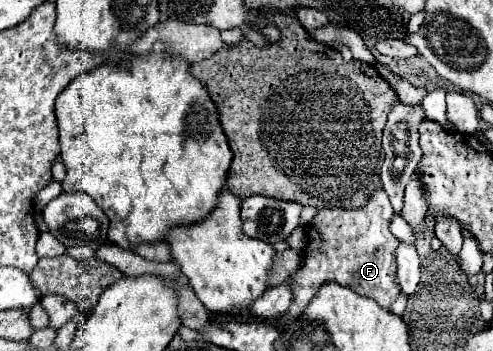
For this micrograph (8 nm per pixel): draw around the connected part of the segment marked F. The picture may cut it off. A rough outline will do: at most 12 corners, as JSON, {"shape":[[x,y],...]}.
{"shape":[[386,191],[362,209],[320,209],[290,275],[302,317],[324,283],[382,309],[400,295]]}

